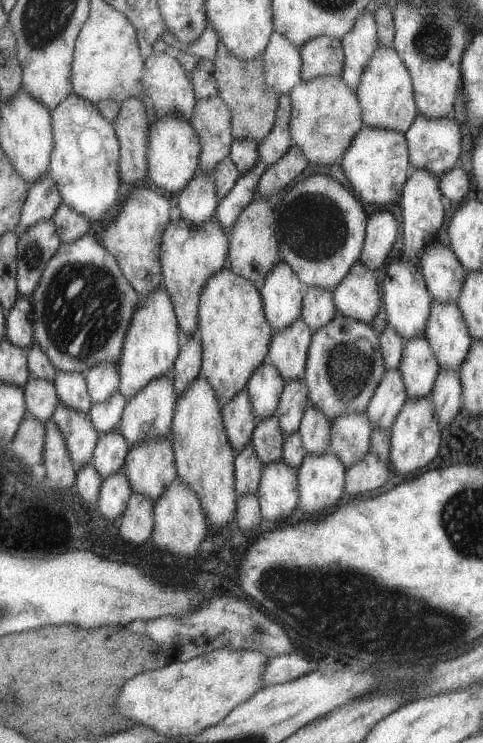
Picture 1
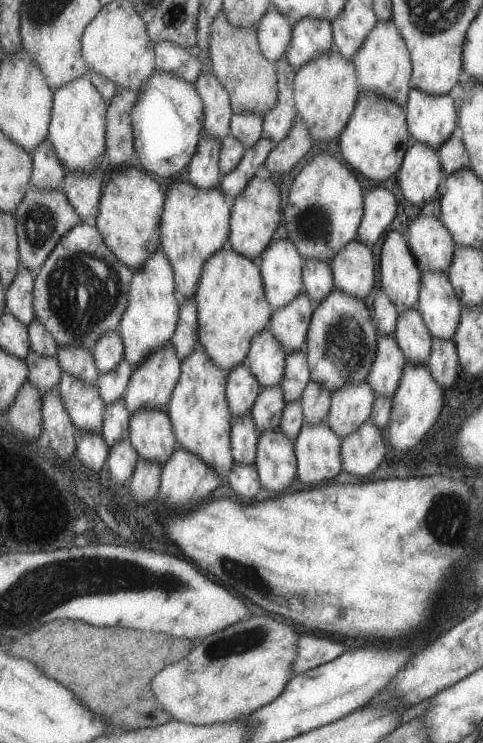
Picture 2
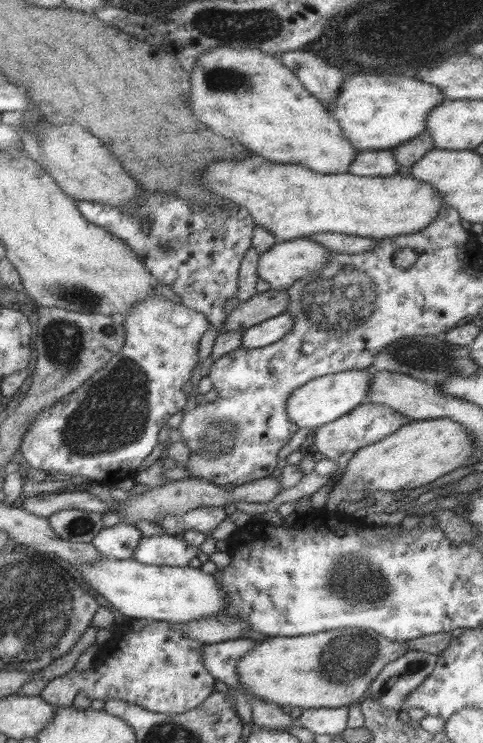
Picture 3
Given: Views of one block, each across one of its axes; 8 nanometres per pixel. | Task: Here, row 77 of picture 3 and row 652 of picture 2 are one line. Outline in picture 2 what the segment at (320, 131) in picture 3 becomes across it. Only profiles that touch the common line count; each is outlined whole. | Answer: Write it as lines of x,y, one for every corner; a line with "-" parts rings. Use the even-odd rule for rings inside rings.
269,614
249,616
203,637
181,661
163,667
151,678
151,692
177,722
210,725
237,721
281,694
293,677
290,665
297,640
290,622

